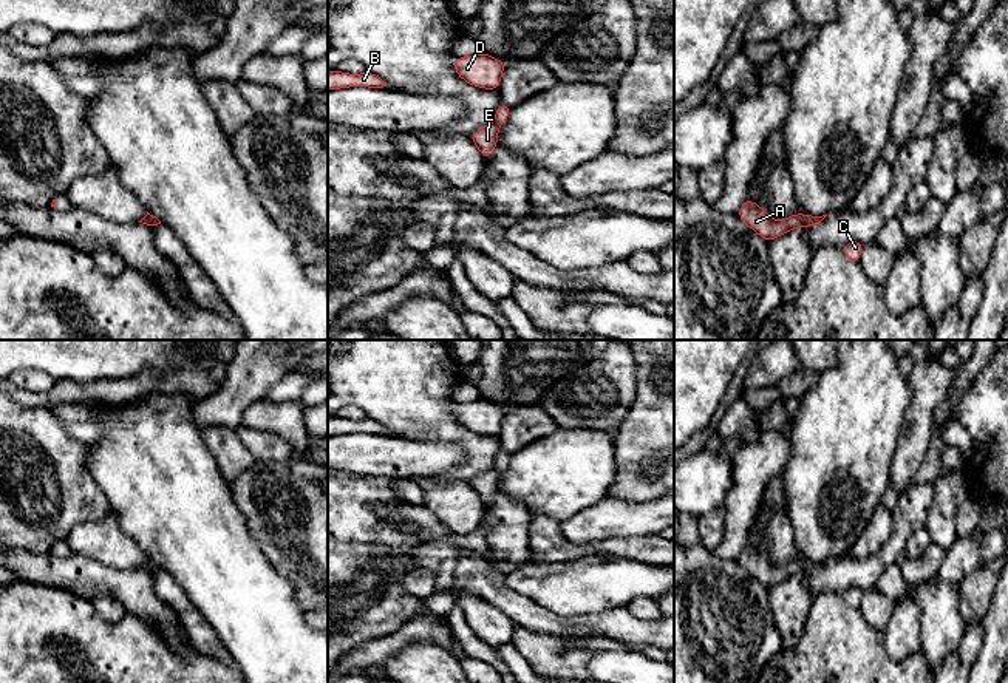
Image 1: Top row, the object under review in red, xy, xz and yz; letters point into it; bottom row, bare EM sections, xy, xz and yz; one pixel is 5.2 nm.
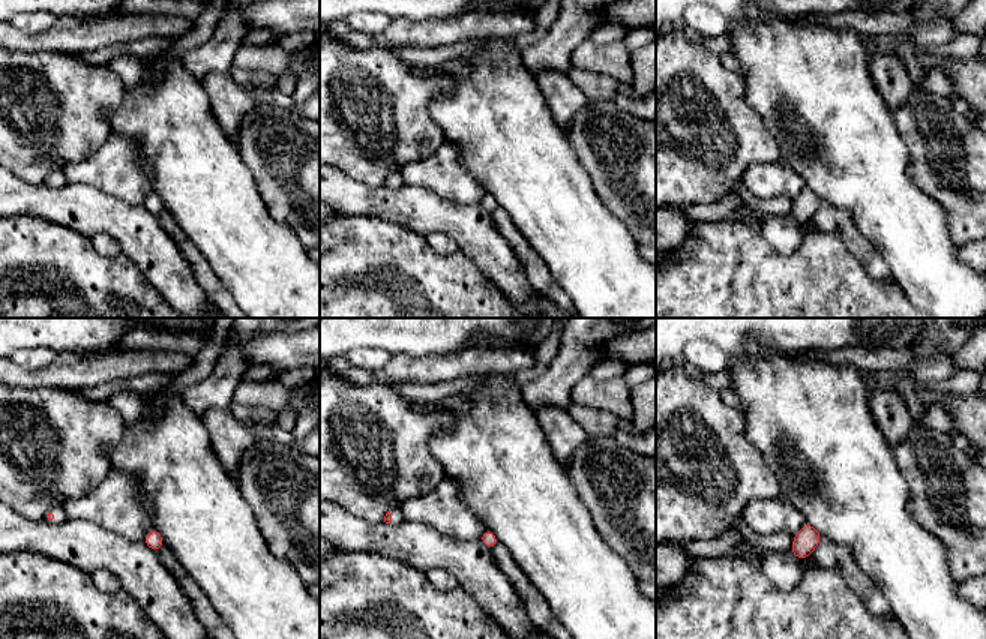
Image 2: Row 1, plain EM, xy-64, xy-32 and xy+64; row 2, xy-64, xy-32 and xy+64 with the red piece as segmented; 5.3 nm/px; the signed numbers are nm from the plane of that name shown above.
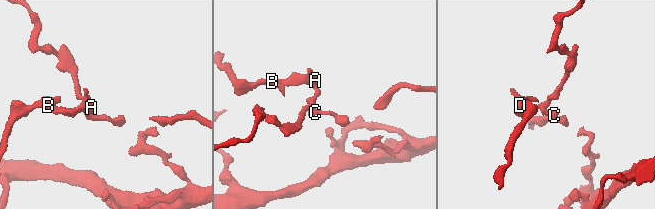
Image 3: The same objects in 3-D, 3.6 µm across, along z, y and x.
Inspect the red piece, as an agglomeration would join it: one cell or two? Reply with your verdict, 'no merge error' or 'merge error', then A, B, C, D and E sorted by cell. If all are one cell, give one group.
merge error; groups A B D / C E

